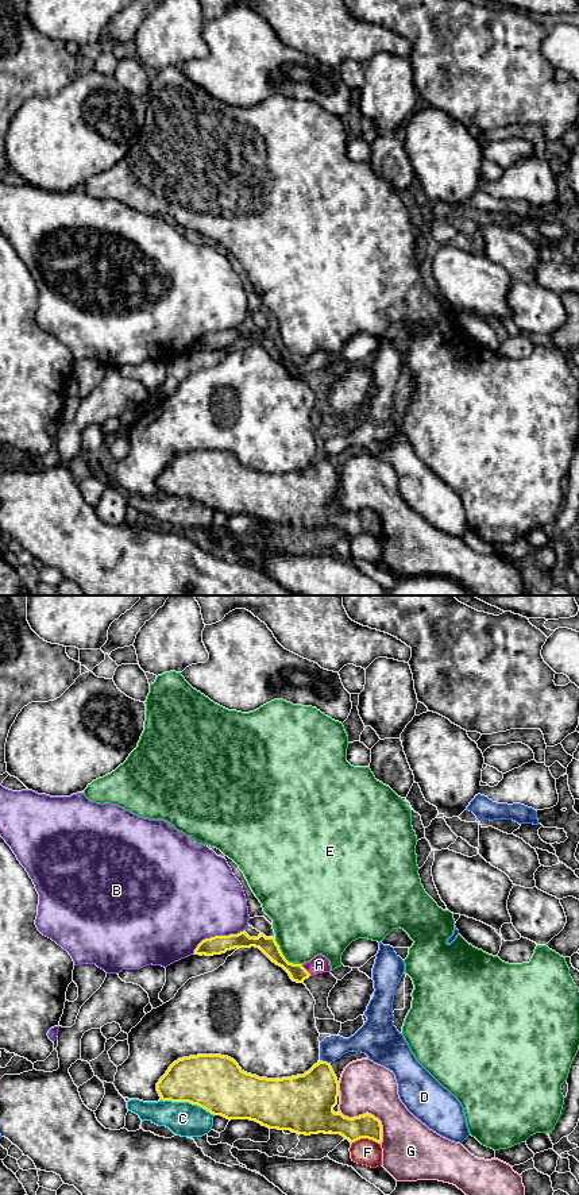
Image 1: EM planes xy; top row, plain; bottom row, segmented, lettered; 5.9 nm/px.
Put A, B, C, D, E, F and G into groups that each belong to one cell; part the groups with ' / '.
A / B / C / D / E / F / G

